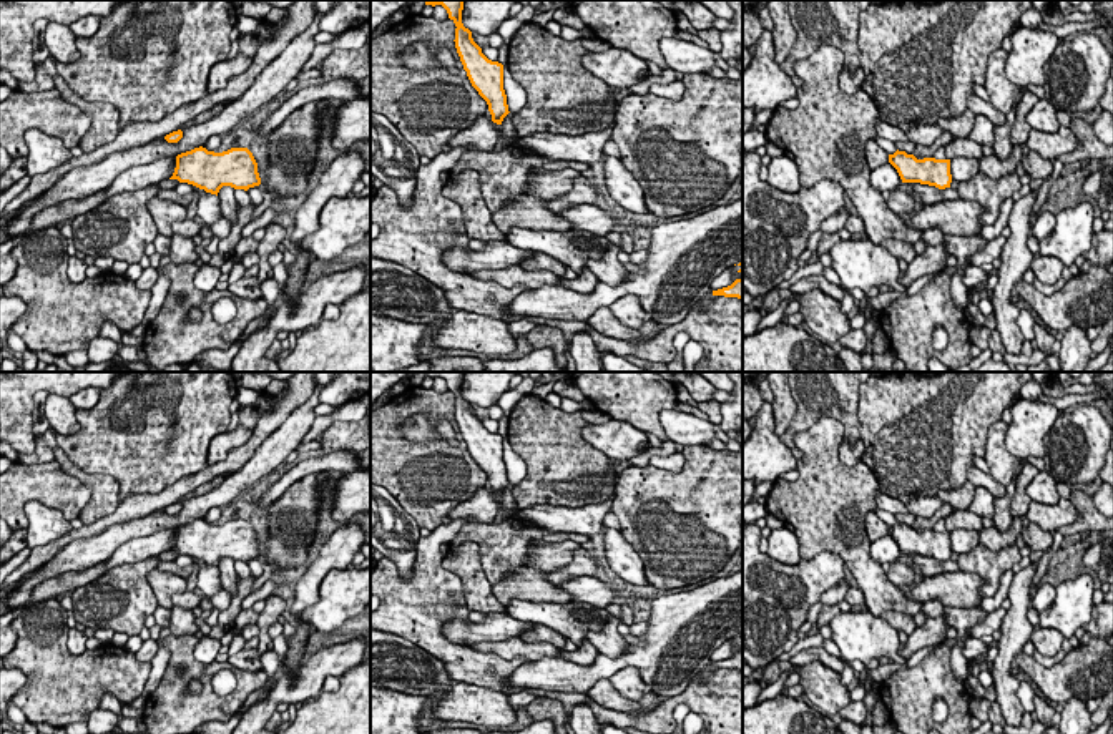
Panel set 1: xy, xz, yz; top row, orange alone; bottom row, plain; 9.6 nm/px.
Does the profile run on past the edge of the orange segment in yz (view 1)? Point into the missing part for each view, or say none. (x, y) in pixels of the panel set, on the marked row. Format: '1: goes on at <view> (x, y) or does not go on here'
1: does not go on here

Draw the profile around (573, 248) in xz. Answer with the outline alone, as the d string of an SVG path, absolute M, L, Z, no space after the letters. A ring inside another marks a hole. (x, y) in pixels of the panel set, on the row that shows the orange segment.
M512 228L505 239L520 249L543 252L576 274L586 267L586 261L603 257L611 244L606 236L588 231L533 231L527 228Z

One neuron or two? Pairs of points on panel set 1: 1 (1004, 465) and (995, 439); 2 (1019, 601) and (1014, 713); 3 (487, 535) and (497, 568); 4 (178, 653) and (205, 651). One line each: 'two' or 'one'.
1: one
2: one
3: one
4: two

